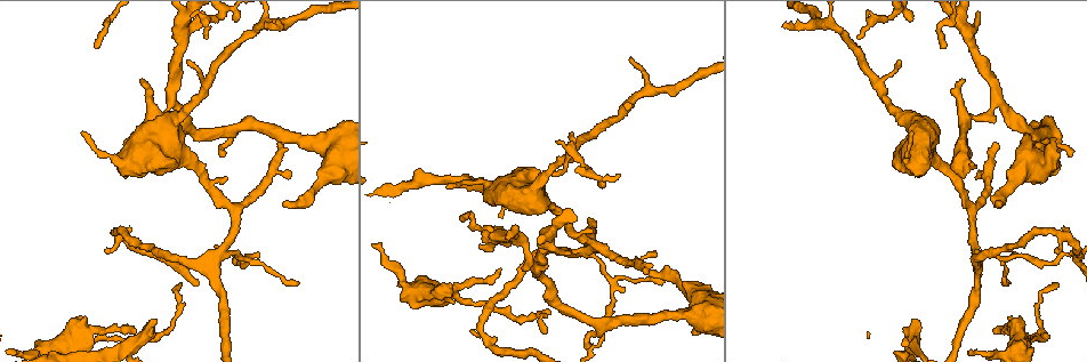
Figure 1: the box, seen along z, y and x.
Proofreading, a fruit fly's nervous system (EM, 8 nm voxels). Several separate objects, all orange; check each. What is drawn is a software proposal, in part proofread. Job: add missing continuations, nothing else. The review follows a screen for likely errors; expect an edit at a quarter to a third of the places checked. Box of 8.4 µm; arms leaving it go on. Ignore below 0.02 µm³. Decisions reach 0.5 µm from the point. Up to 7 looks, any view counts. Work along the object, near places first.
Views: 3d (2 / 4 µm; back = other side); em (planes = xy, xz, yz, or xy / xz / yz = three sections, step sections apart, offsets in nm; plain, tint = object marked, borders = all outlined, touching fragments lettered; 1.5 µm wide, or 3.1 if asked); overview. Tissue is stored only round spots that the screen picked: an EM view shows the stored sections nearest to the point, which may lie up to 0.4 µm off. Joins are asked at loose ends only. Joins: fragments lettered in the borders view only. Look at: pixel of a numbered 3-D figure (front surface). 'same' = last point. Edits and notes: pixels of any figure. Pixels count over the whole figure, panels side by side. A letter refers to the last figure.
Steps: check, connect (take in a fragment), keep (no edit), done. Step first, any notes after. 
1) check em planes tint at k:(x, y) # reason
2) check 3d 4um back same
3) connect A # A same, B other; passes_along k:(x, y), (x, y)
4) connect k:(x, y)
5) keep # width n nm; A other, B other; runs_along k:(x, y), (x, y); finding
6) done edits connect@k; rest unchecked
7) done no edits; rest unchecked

check 3d 4um at 1:(133, 333) # branch stops here

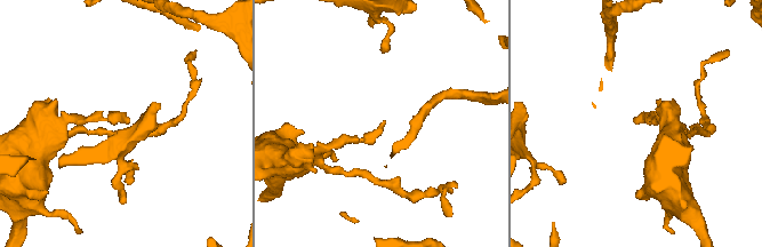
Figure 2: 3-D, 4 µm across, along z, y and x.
check em xy step 8 tint at 2:(634, 121)

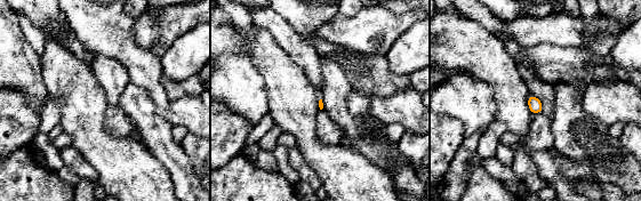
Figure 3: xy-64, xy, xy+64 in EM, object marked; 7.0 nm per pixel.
check em planes borders same # another direction

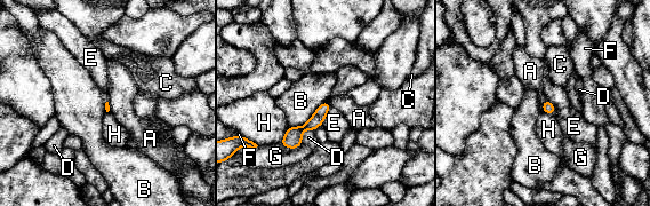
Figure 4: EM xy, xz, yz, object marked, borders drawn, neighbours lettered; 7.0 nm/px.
keep # longest_contact B 320 nm; A other, B other, C other, D other, E other, F other, G other, H other; no lettered fragment goes on from it

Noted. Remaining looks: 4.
check 3d 4um at 1:(142, 80) # branch stops here

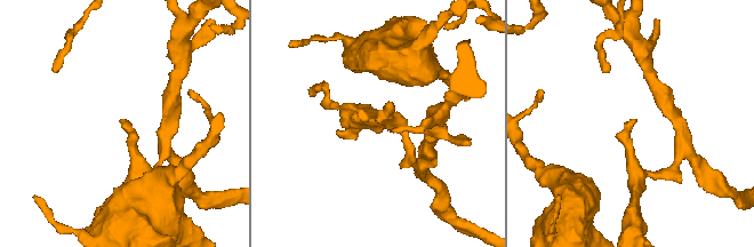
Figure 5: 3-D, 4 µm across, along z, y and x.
check em xz step 8 tint at 5:(635, 121) # need the tissue

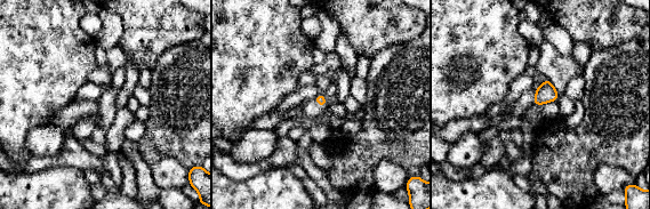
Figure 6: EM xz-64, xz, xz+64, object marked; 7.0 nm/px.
check em planes borders same

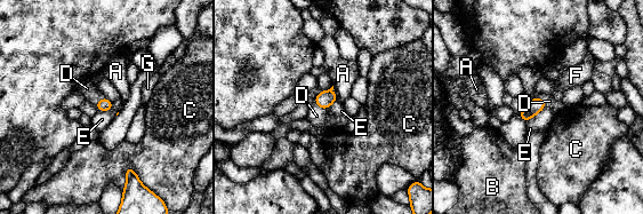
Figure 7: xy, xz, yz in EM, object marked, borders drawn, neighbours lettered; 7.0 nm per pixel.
connect 7:(549, 101) # A other, B other, C other, D same, E other, F other, G other; passes_along 7:(536, 104), (544, 101), (549, 101); the cell continues

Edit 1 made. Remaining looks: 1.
done edits connect@7; rest unchecked

